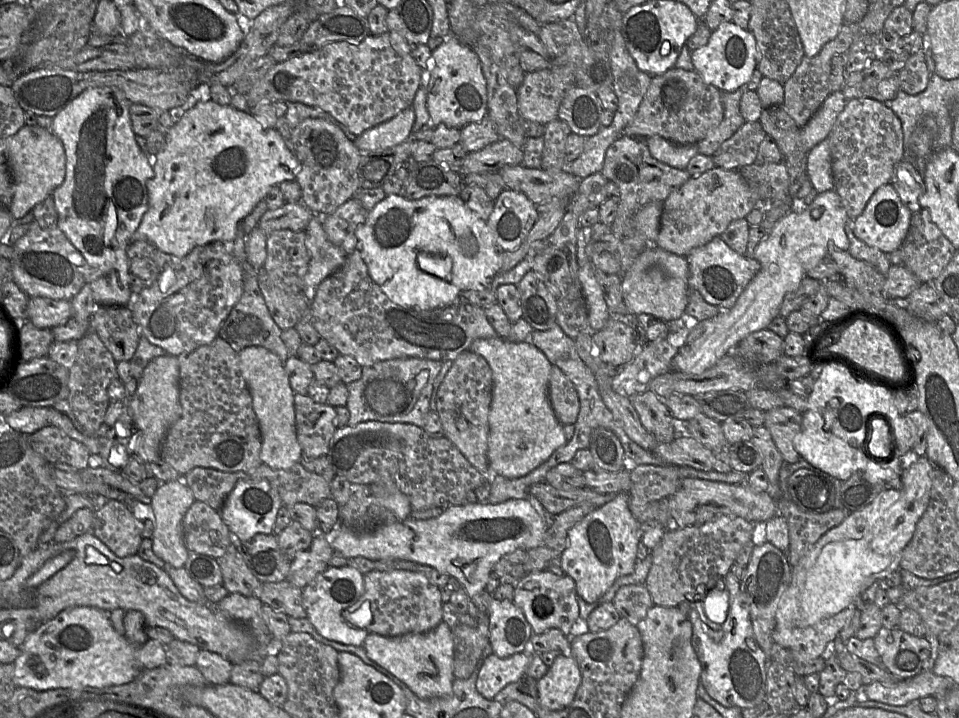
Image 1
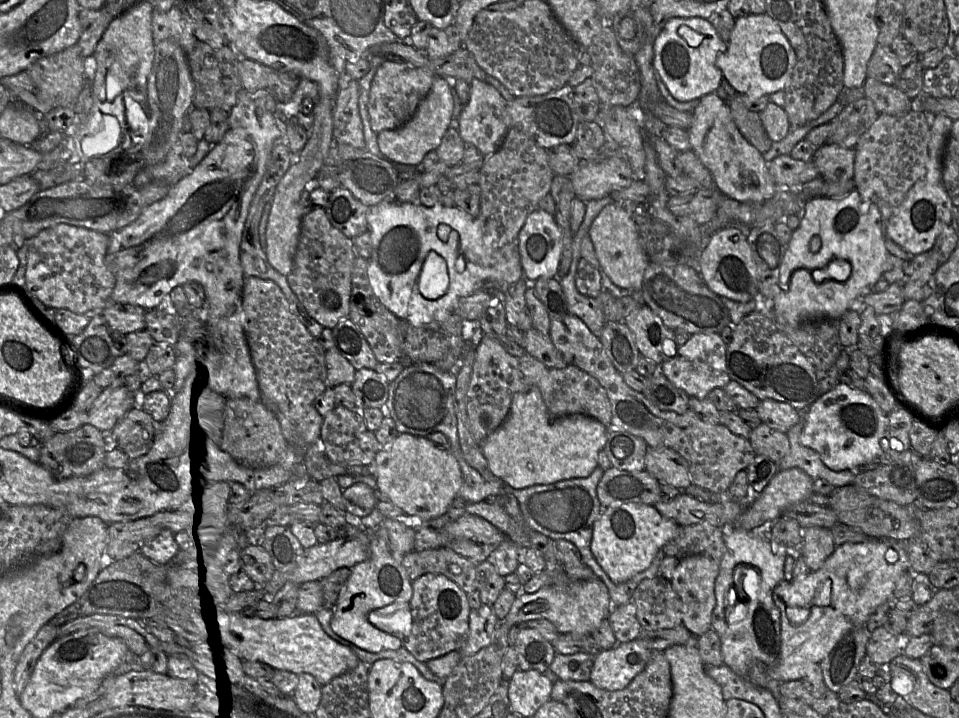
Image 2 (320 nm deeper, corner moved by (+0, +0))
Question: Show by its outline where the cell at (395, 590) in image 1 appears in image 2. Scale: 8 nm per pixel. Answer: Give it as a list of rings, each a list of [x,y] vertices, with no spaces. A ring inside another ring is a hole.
[[[424,574],[412,581],[412,597],[409,611],[412,617],[412,630],[403,640],[403,646],[418,661],[427,661],[459,651],[469,628],[471,607],[467,593],[456,583],[440,574]]]

